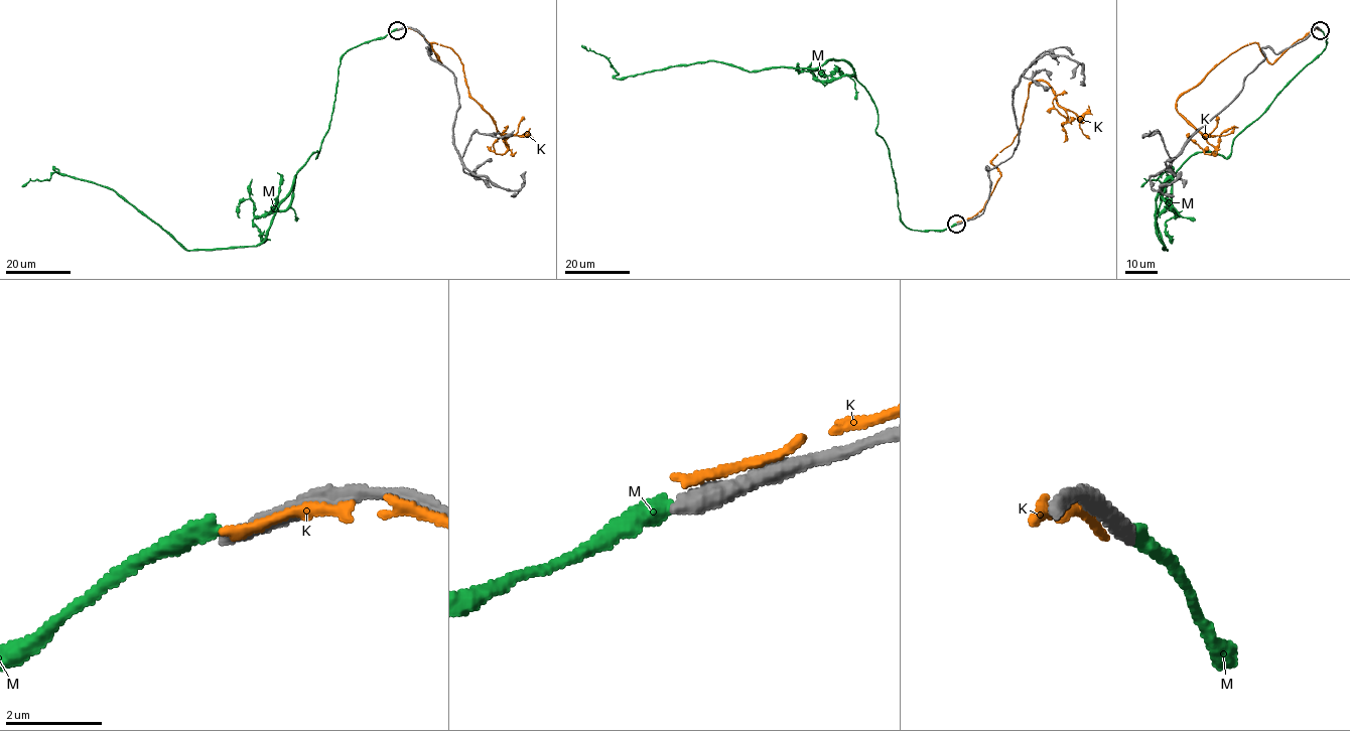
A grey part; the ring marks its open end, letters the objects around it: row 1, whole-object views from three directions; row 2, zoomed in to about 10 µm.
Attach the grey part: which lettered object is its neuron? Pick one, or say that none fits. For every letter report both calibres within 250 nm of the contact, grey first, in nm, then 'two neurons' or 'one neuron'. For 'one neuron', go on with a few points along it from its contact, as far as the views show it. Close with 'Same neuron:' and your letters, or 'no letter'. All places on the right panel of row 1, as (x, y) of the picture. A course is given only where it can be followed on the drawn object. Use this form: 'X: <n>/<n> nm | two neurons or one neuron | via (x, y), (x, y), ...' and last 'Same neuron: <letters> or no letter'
K: 380/180 nm | two neurons
M: 360/360 nm | two neurons
Same neuron: no letter

